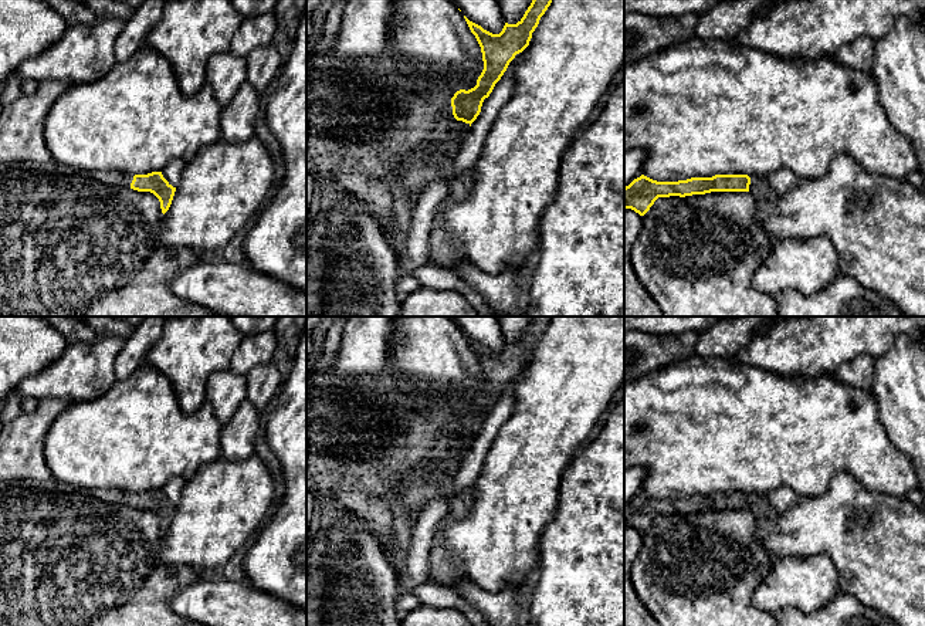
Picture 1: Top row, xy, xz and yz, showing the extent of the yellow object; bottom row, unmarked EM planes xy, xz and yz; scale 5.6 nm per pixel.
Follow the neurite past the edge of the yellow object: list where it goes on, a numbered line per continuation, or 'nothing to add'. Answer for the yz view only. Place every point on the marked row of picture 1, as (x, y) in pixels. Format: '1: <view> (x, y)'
1: yz (766, 198)

